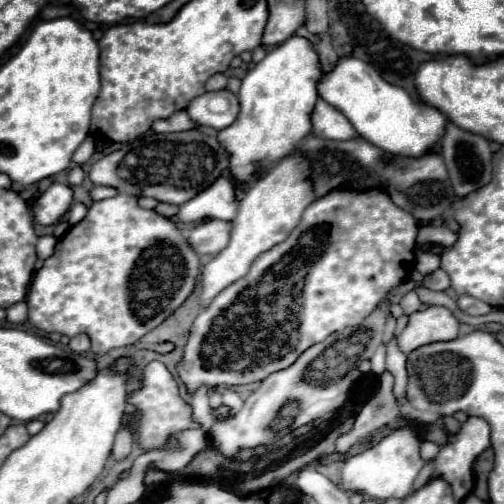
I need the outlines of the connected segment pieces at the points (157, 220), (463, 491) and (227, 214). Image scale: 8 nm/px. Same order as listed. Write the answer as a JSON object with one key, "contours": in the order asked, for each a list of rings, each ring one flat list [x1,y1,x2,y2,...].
{"contours":[[[119,194,93,202,87,216,59,240,55,254,35,274,27,296,29,322,69,338,89,334,93,354,135,344,193,292,201,264,183,238,173,220,139,208,137,198]],[[471,416,465,424,461,424,457,434,447,436,447,442,441,446,439,454,433,458,433,472,429,476,429,482,435,480,435,478,445,480,453,490,453,498,457,502,461,502,473,490,473,484,475,484,475,480,473,480,473,464,475,464,477,456,485,448,489,448,489,444,491,442,489,442,489,424,487,424,487,420]],[[217,178,203,194,197,194,191,202,179,206,179,222,197,222,205,218,217,218,231,222,237,216,239,200,235,188,227,178]]]}

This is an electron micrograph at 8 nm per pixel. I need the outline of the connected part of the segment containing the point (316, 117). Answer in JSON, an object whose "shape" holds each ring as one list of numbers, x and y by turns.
{"shape":[[319,100,315,104,311,120,313,120,313,134,319,134,321,138,331,138,331,140,359,138,357,130,347,120,347,116,335,106,327,104,325,100]]}

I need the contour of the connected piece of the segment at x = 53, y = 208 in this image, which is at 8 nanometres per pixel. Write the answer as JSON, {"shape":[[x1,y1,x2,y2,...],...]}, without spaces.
{"shape":[[53,182,33,204,35,222,39,222,43,226,59,222,65,216,65,212,69,210,71,202,73,202,71,186]]}

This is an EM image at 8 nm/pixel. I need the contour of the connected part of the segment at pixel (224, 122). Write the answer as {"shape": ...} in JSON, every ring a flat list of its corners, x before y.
{"shape":[[231,90,205,92,199,98,193,98,185,112,203,126,211,126,215,130,229,128,239,114,239,100]]}

